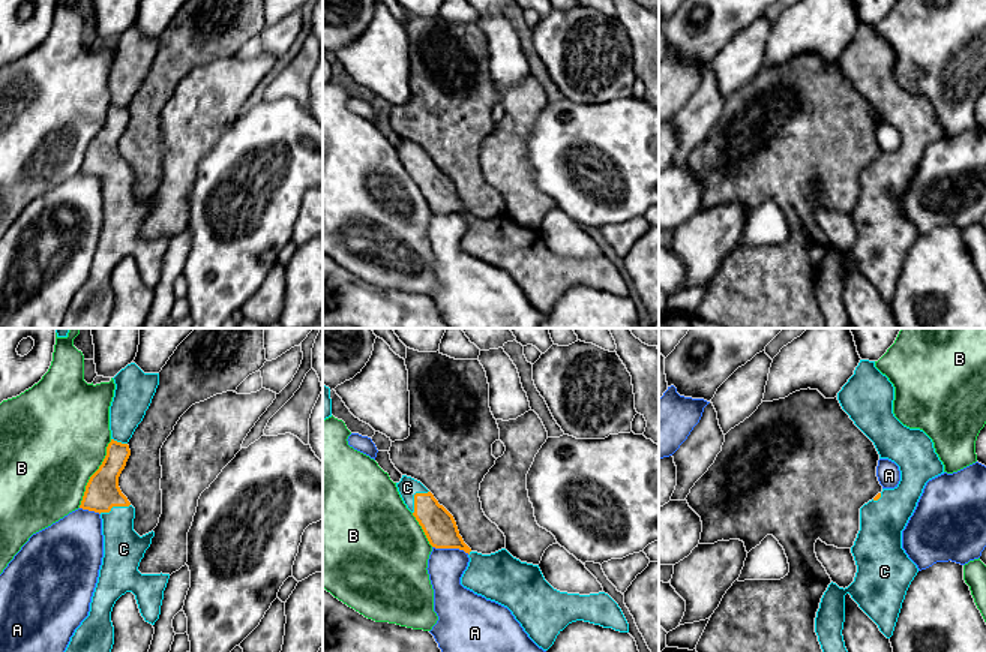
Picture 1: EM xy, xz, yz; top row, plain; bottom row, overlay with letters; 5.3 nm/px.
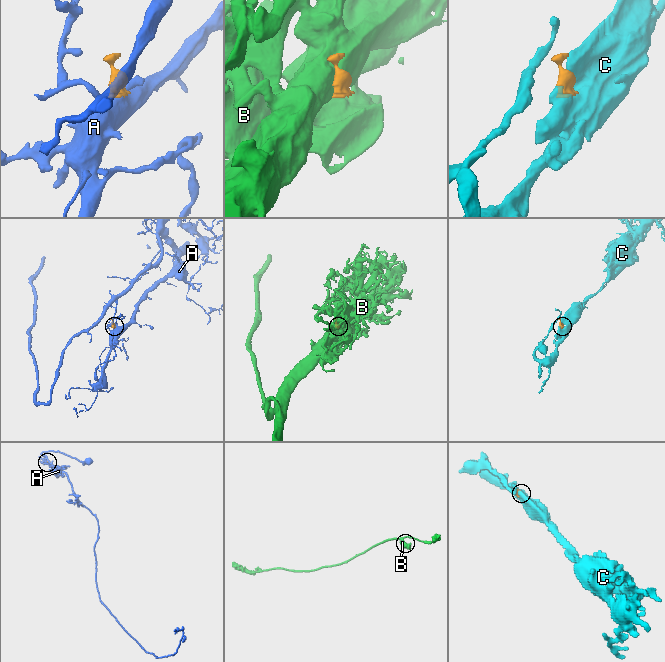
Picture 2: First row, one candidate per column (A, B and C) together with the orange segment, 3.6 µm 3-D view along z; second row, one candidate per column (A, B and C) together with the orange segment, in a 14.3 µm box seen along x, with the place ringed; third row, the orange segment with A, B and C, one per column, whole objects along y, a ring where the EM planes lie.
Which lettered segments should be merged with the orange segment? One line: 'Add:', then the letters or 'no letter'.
Add: C

